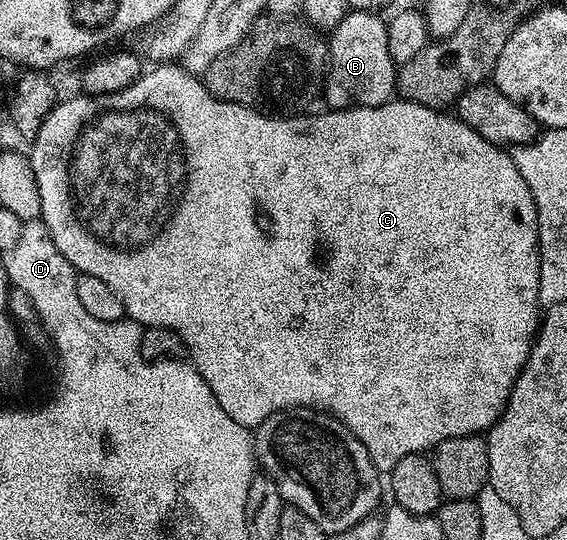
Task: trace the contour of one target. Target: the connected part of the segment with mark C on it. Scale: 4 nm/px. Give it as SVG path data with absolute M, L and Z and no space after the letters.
M161 62L150 68L153 69L150 72L149 69L142 71L140 78L121 92L102 96L76 94L77 96L71 97L70 100L62 99L49 111L43 126L39 126L36 138L31 141L30 148L33 149L28 149L27 155L39 190L39 219L49 231L49 237L53 239L53 245L57 247L59 254L65 256L67 262L71 262L71 266L76 268L78 273L107 282L107 286L111 286L111 290L119 294L119 302L123 302L128 319L137 321L145 328L170 328L181 335L188 359L207 382L207 386L211 386L219 406L223 406L223 410L227 410L227 414L231 414L231 418L235 418L235 422L239 422L244 428L256 429L258 424L271 418L271 414L286 412L289 408L315 408L328 412L330 416L343 422L343 426L347 426L351 434L359 438L367 454L381 470L392 469L393 461L403 458L409 452L428 453L447 438L488 433L501 416L501 411L505 409L509 392L533 349L539 327L541 251L537 248L537 207L531 198L527 182L523 182L523 174L519 174L519 166L515 166L512 155L504 147L487 142L482 136L475 134L475 130L471 130L471 126L467 126L463 121L436 108L417 104L413 100L394 98L389 103L374 108L338 108L324 110L325 112L319 113L318 116L301 114L296 118L278 118L273 114L259 112L256 108L245 108L241 104L215 99L205 89L204 79L181 67L180 63Z

